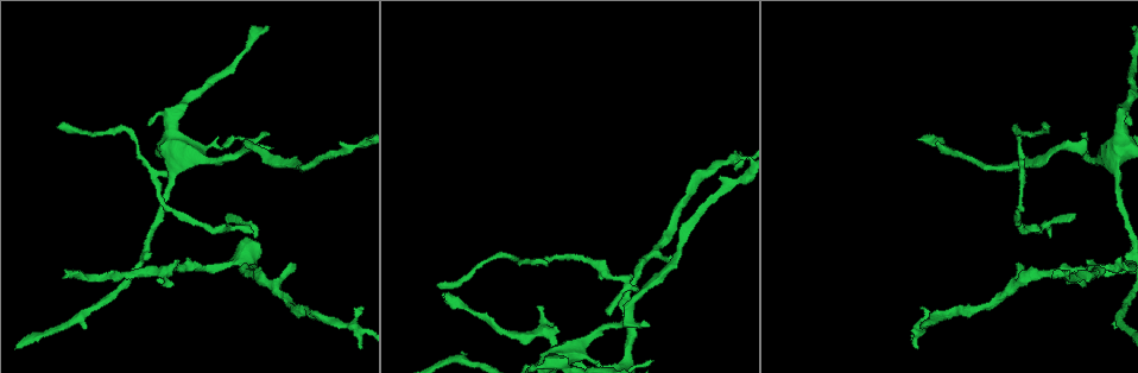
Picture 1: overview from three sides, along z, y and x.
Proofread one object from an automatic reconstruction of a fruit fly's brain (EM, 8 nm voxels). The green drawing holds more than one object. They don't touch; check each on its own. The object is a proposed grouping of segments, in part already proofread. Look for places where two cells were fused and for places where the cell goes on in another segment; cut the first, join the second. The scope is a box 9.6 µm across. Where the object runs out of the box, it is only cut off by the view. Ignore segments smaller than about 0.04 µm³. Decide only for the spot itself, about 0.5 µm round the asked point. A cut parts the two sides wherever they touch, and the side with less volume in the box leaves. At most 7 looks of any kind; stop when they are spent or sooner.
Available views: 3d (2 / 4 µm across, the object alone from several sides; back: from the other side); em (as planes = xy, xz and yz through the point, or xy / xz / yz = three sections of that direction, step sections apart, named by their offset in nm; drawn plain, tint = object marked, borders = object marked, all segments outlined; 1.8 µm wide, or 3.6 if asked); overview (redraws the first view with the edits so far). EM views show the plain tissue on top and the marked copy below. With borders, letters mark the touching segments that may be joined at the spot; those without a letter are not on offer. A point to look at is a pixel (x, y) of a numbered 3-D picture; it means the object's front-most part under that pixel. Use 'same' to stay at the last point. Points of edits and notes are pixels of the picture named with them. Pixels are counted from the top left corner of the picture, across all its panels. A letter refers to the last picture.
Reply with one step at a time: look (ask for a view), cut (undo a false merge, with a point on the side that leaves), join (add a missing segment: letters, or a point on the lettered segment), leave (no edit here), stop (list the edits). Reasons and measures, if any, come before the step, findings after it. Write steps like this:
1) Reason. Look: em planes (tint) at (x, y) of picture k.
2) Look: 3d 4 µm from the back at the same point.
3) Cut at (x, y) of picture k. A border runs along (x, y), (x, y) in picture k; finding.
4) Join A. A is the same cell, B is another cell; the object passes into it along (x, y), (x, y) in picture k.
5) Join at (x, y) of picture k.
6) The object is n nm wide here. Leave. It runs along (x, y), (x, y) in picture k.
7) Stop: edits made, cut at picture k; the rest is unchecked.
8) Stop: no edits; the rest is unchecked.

Tapers out. Look: em xy step 16 (tint) at (159, 280) of picture 1.

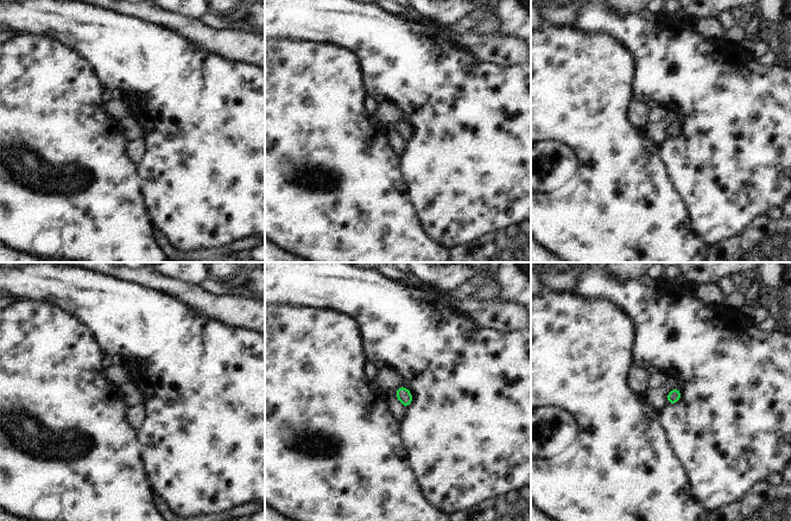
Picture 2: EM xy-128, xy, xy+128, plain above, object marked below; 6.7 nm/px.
Another direction. Look: em planes (borders) at the same point.

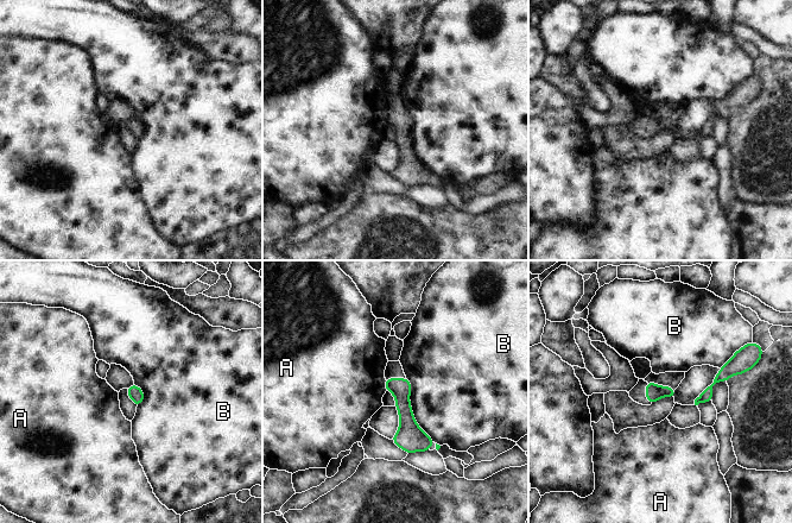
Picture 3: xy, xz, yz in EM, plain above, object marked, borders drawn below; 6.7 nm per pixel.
Leave. A and B are other cells; a border runs along (385, 378), (386, 390) in picture 3; none of them fits.

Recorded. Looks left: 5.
End of a long branch. Look: 3d 4 µm from the back at (63, 277) of picture 1.

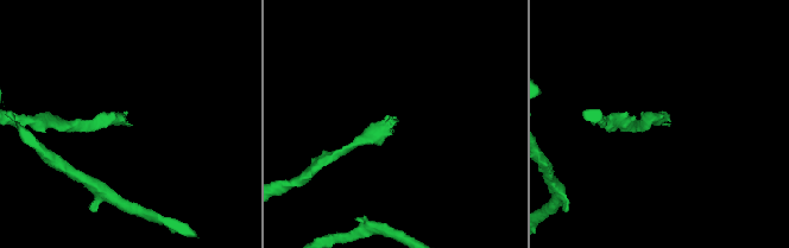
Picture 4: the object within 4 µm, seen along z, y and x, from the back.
Shape alone is not enough. Look: em 3.6 µm planes (borders) at (396, 122) of picture 4.

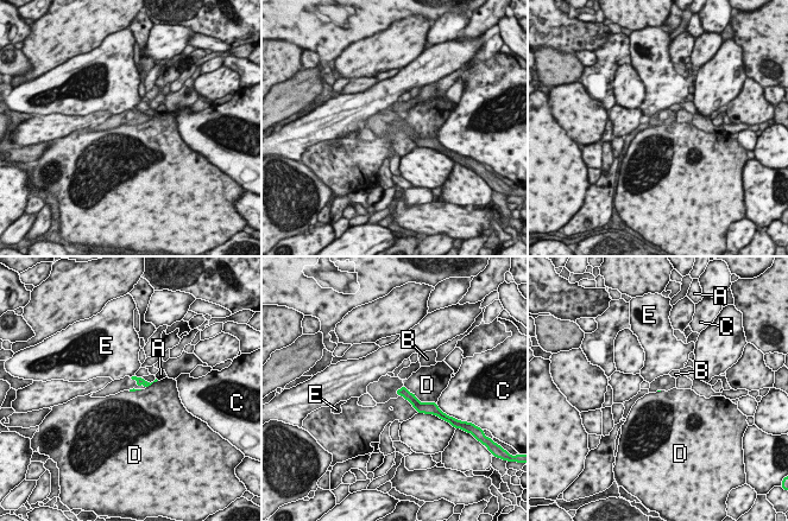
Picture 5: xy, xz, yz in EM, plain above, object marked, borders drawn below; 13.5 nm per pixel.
Leave. A, B, C, D and E are other cells; a border runs along (410, 392), (422, 402), (434, 402) in picture 5; none of them fits.

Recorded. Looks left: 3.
Branch stops here. Look: em xy step 8 (borders) at (1083, 134) of picture 1.

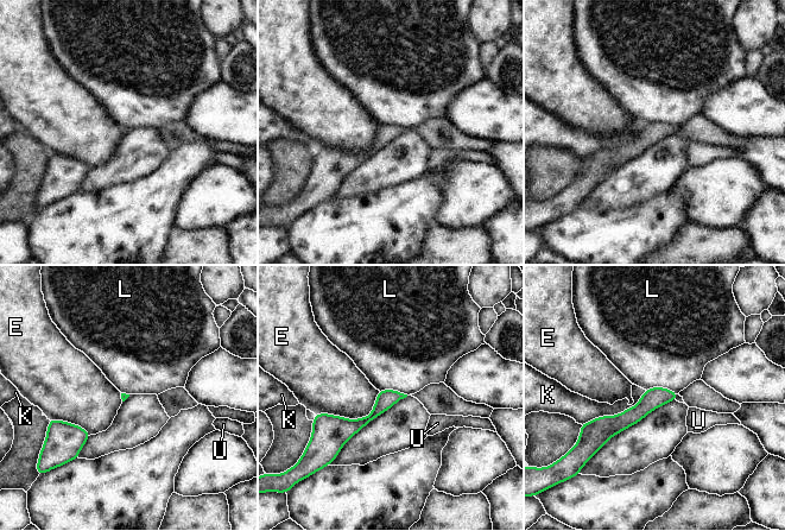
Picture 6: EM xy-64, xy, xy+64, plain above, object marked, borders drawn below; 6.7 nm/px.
Leave. E, K, L and U are other cells; it runs along (673, 394), (592, 424) in picture 6; none of them fits.

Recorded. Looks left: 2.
Stop: no edits; the rest is unchecked.

